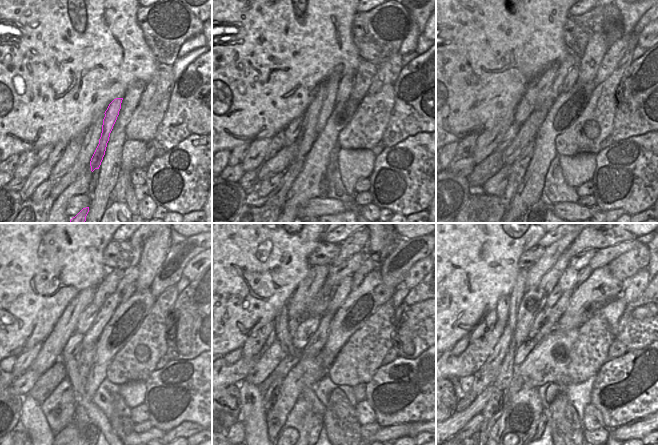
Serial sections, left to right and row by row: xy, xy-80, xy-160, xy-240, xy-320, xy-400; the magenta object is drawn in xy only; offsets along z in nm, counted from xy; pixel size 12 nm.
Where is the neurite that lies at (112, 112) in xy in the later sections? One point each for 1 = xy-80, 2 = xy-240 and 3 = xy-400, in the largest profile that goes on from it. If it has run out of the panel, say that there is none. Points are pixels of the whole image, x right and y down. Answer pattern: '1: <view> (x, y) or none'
1: xy-80 (346, 83)
2: xy-240 (129, 290)
3: xy-400 (583, 274)

